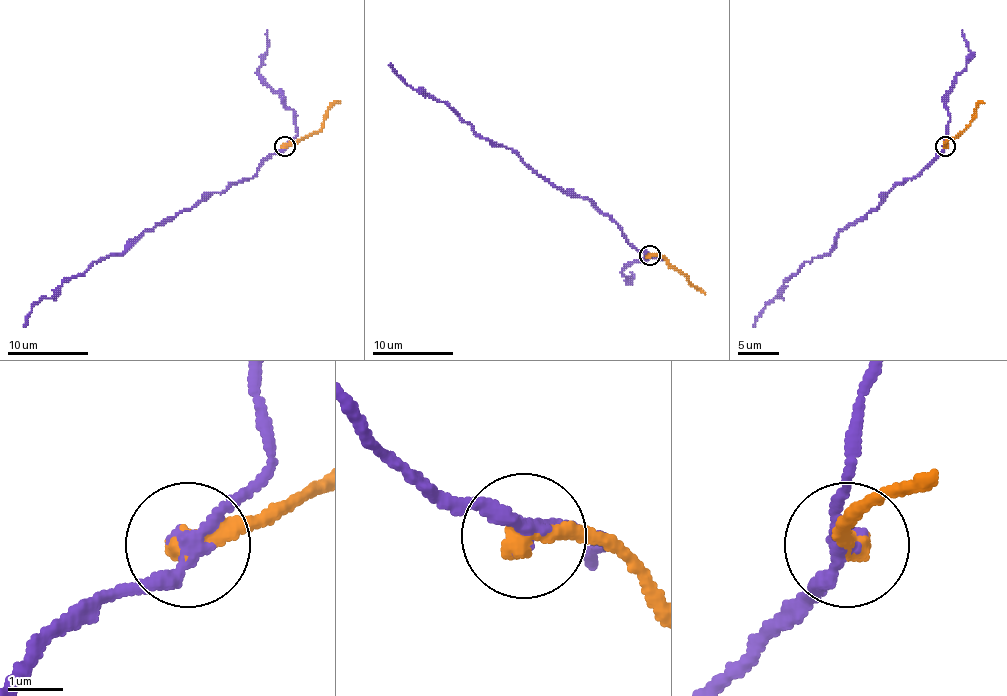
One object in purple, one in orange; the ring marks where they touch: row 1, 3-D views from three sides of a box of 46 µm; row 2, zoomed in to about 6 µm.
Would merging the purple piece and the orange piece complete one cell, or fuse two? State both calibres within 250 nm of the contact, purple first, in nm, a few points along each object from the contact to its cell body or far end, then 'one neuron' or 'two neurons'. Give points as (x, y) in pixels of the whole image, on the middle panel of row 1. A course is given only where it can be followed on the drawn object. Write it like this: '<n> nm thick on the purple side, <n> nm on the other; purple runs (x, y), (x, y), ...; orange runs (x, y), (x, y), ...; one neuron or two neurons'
280 nm thick on the purple side, 420 nm on the other; purple runs (650, 256), (636, 250), (587, 199), (544, 181), (508, 148), (494, 146), (443, 101), (406, 83), (390, 63); orange runs (650, 256), (662, 256), (705, 294); two neurons

